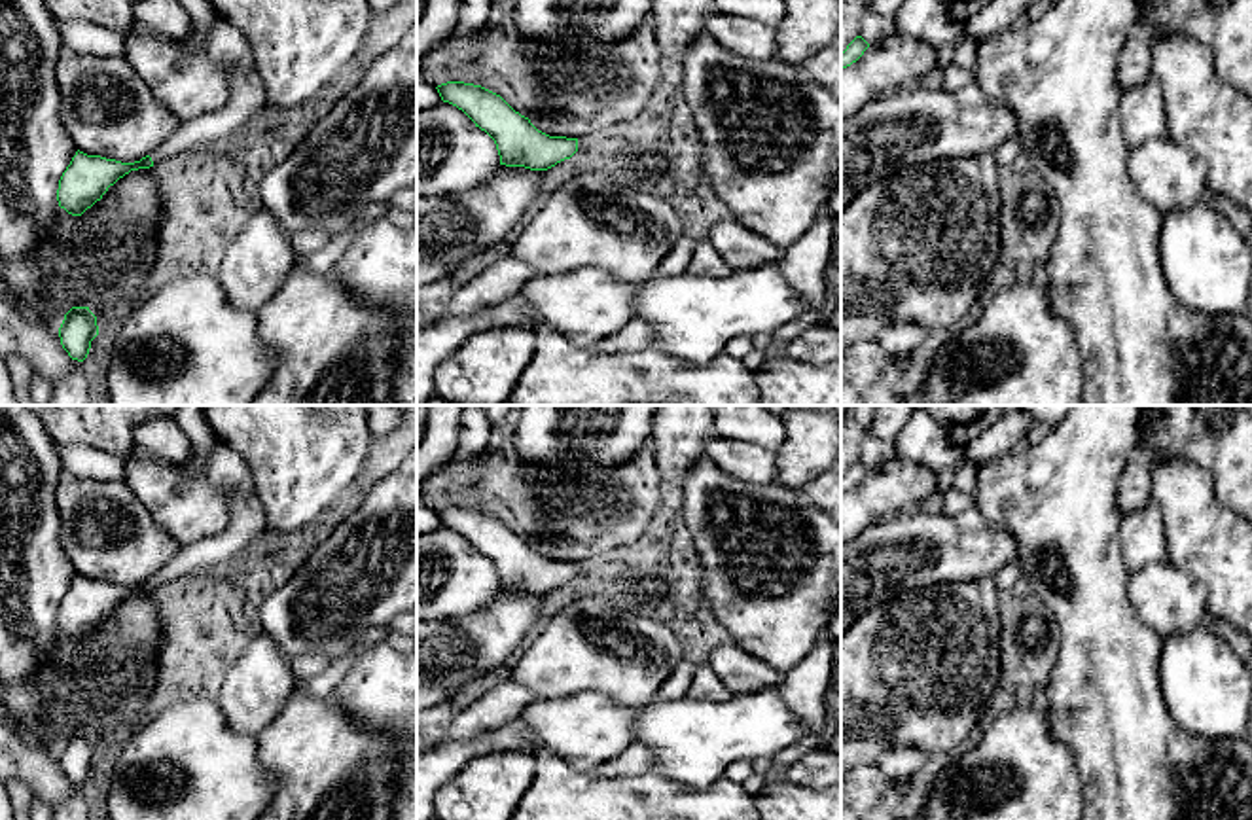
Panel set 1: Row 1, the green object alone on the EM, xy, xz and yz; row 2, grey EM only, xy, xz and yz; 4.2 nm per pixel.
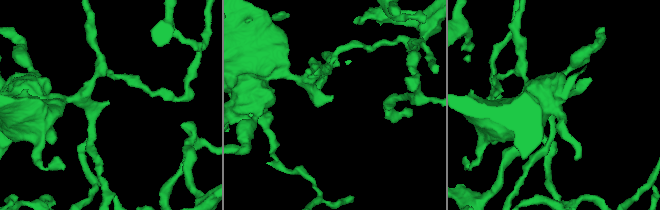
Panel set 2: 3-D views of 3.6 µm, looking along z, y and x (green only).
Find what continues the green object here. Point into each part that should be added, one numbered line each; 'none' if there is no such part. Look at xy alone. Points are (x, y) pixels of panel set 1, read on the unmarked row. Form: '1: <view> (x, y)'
1: xy (226, 468)

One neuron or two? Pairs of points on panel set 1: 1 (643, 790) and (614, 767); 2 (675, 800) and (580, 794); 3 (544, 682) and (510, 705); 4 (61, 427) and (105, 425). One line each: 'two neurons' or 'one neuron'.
1: two neurons
2: one neuron
3: two neurons
4: one neuron

